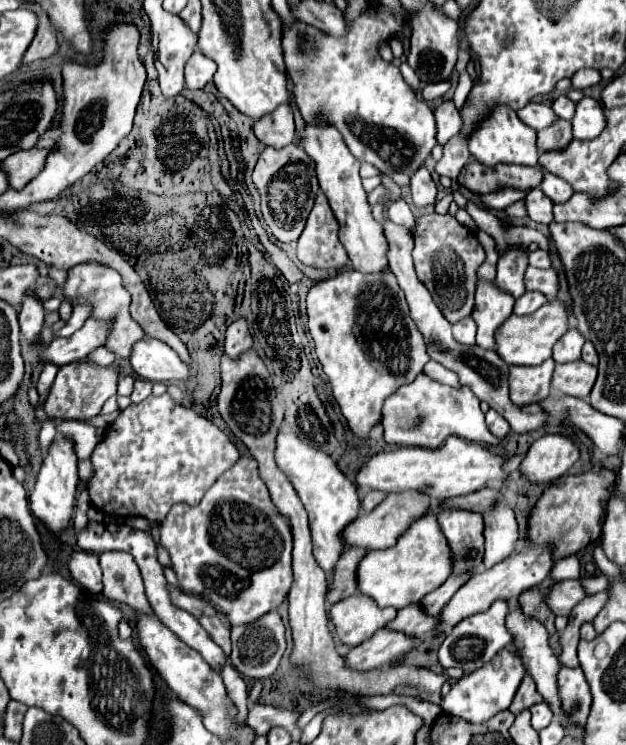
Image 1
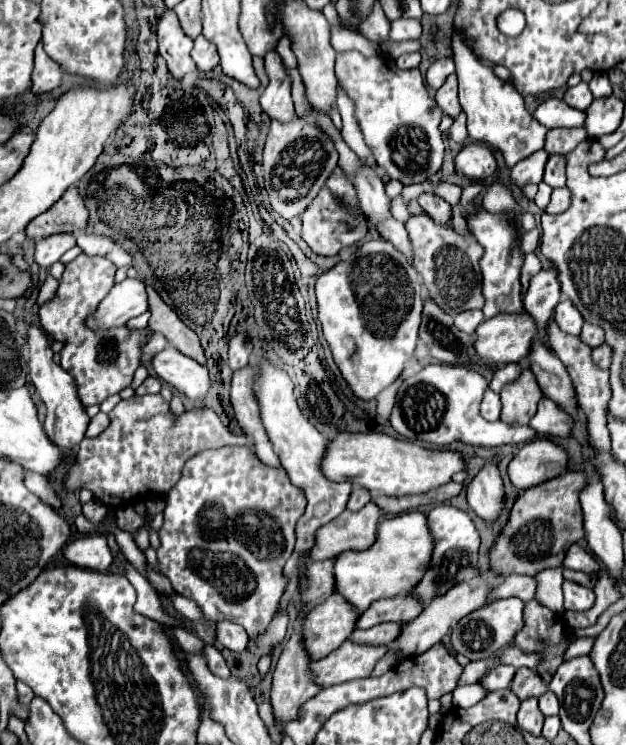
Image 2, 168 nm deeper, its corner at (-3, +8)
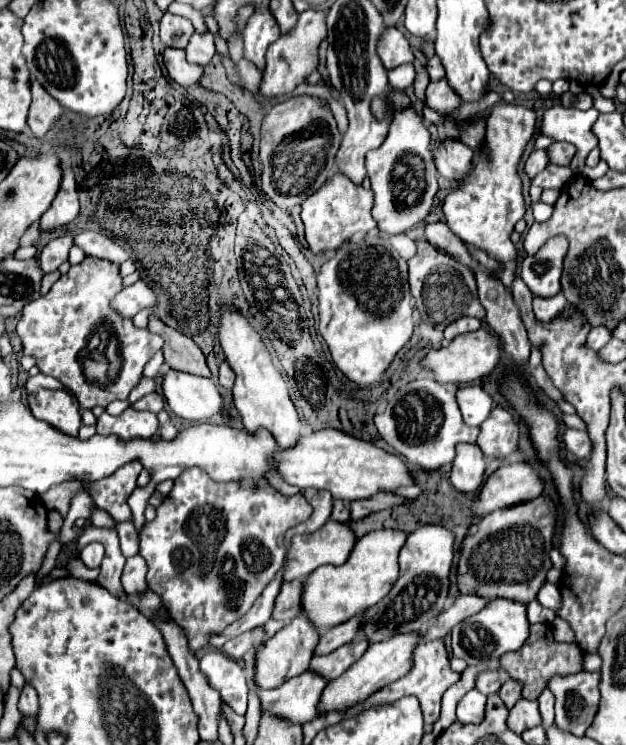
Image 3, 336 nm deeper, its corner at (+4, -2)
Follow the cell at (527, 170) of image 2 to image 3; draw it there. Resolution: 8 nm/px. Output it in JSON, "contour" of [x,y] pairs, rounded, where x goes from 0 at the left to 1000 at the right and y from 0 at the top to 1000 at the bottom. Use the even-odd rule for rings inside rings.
{"contour":[[[858,200],[858,203],[851,203],[851,205],[845,208],[845,213],[842,213],[842,219],[839,219],[839,230],[842,230],[842,235],[851,240],[867,224],[874,224],[874,219],[877,219],[874,203]]]}

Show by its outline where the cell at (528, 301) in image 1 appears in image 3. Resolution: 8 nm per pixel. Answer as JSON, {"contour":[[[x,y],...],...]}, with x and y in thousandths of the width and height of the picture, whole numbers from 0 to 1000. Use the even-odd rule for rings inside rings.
{"contour":[[[899,315],[880,318],[855,342],[842,342],[832,353],[832,374],[858,396],[887,396],[896,391],[899,348],[909,337],[909,323]]]}

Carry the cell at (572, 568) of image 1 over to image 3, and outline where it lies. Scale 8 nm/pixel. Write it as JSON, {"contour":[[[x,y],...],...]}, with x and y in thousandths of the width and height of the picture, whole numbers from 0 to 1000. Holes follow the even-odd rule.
{"contour":[[[848,807],[848,809],[842,812],[842,828],[845,828],[848,836],[874,836],[874,839],[880,839],[890,826],[887,826],[887,820],[880,820],[880,817],[864,815],[858,807]]]}

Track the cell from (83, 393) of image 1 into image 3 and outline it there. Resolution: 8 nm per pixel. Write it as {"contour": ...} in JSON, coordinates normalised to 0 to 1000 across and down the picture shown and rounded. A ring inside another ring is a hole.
{"contour":[[[136,345],[129,353],[97,369],[75,396],[50,404],[27,434],[27,450],[37,460],[37,477],[50,477],[69,503],[94,509],[129,541],[129,549],[149,549],[152,544],[174,544],[184,536],[203,536],[209,522],[225,511],[232,487],[260,466],[260,455],[235,442],[212,436],[206,426],[190,423],[177,412],[177,401],[196,388],[190,356],[174,348]]]}

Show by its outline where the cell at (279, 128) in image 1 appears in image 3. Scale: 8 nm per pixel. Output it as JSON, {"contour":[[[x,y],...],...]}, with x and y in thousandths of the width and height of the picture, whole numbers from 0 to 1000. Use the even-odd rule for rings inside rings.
{"contour":[[[490,12],[478,20],[474,34],[462,44],[449,47],[439,58],[430,60],[427,74],[423,74],[427,90],[423,90],[420,106],[417,106],[417,128],[423,128],[423,130],[468,128],[474,114],[481,114],[490,106],[490,101],[497,101],[503,95],[503,90],[510,87],[510,60],[522,50],[519,23],[522,23],[522,17],[513,12]]]}

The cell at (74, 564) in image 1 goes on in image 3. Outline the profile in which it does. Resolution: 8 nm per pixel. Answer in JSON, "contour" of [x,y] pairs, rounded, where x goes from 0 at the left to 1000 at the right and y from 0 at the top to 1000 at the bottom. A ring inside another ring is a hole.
{"contour":[[[142,729],[142,732],[129,740],[126,750],[129,750],[139,761],[158,761],[161,753],[165,753],[165,732],[161,732],[161,729]]]}

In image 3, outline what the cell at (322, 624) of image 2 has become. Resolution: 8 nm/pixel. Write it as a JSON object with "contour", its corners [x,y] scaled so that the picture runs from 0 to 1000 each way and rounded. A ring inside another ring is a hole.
{"contour":[[[484,826],[471,828],[462,839],[455,839],[433,858],[427,858],[423,866],[417,868],[417,874],[411,874],[411,879],[407,879],[407,919],[414,925],[439,925],[455,911],[487,903],[490,893],[500,882],[500,868],[506,866],[506,858],[510,858],[510,850],[490,831]]]}

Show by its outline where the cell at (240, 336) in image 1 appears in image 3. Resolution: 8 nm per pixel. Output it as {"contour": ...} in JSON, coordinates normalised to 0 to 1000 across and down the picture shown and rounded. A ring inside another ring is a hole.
{"contour":[[[353,487],[353,493],[350,493],[350,514],[359,522],[369,522],[372,514],[375,514],[375,501],[372,501],[372,495],[363,487]]]}

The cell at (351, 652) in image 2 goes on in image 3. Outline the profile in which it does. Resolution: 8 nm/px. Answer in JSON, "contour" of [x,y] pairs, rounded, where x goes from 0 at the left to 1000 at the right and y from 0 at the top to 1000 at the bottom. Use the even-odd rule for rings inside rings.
{"contour":[[[487,901],[484,906],[458,911],[442,925],[414,928],[411,933],[417,941],[417,957],[484,973],[506,962],[506,944],[522,917],[522,911],[510,911],[500,903]]]}

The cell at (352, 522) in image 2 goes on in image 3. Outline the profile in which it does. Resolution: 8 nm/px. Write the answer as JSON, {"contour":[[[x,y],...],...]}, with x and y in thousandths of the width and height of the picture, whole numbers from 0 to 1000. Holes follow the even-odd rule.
{"contour":[[[522,699],[510,713],[494,715],[494,718],[471,718],[465,723],[465,734],[458,737],[458,748],[455,748],[455,769],[452,777],[465,780],[465,777],[487,777],[500,764],[513,761],[513,758],[545,758],[551,756],[551,750],[558,748],[558,740],[564,737],[567,729],[567,718],[564,713],[548,705],[548,702],[532,702]]]}

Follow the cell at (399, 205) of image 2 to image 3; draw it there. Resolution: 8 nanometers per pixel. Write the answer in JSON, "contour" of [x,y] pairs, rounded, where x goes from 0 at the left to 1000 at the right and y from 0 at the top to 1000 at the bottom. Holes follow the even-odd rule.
{"contour":[[[649,314],[633,315],[623,321],[625,332],[647,349],[657,348],[665,340],[665,330]]]}

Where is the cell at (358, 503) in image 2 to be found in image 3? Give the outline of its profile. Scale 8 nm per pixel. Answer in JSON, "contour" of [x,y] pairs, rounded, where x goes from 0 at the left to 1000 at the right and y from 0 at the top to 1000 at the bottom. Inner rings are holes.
{"contour":[[[535,672],[535,675],[532,675],[532,686],[529,686],[529,697],[538,699],[538,702],[558,699],[558,675]]]}

